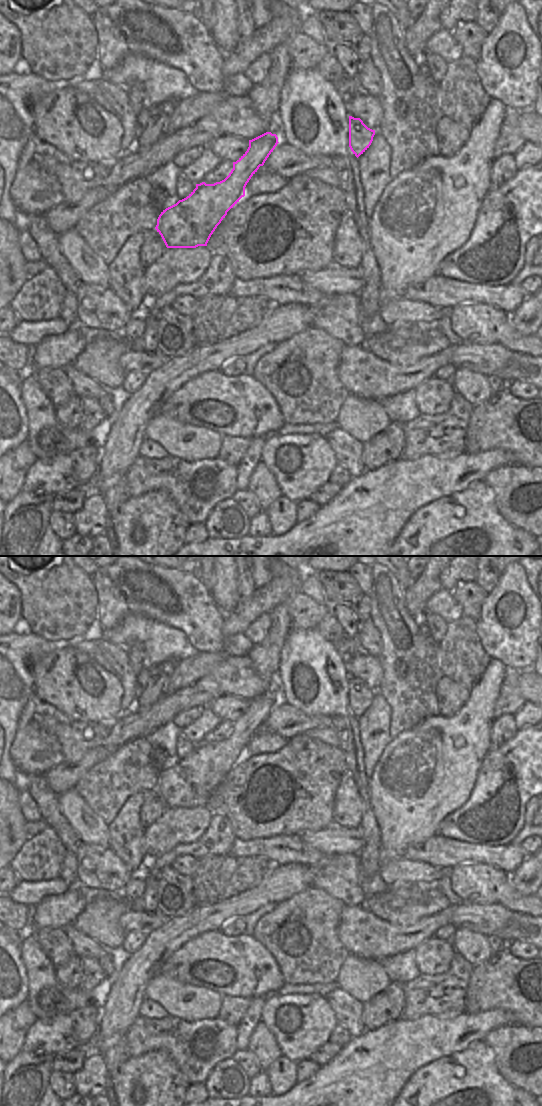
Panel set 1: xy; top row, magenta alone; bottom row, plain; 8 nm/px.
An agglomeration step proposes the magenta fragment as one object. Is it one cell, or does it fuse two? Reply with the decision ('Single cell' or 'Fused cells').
Fused cells

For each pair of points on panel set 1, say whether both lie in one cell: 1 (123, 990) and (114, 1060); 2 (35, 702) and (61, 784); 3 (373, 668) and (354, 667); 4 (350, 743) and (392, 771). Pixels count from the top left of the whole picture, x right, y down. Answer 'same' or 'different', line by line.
1: different
2: different
3: same
4: different

